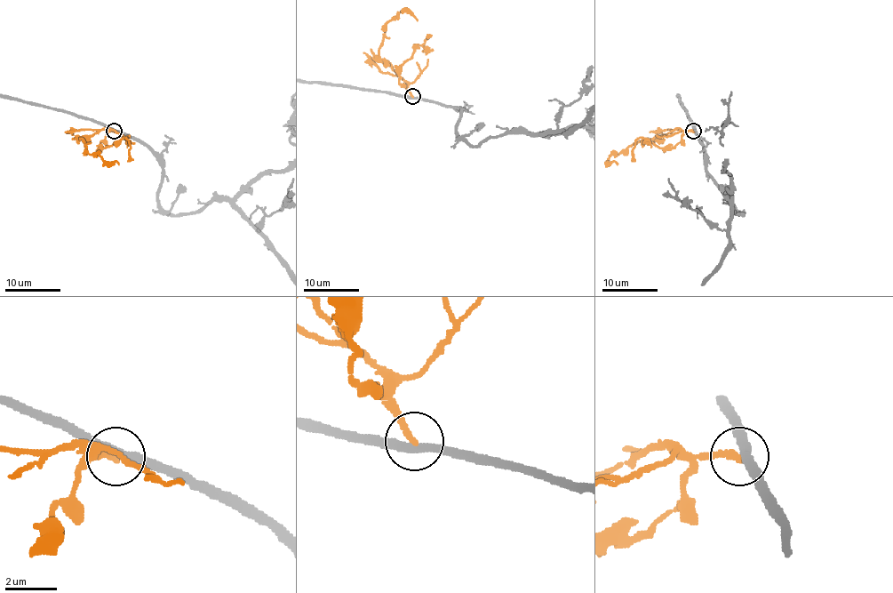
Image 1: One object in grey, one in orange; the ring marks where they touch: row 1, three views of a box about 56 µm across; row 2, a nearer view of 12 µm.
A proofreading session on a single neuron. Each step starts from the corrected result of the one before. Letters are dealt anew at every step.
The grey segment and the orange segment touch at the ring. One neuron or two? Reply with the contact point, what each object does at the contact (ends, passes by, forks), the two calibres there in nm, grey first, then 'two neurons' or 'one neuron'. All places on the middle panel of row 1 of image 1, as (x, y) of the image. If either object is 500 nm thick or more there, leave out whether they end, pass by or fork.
place (412, 96); grey passes by; orange ends; calibres 320 and 260 nm; two neurons

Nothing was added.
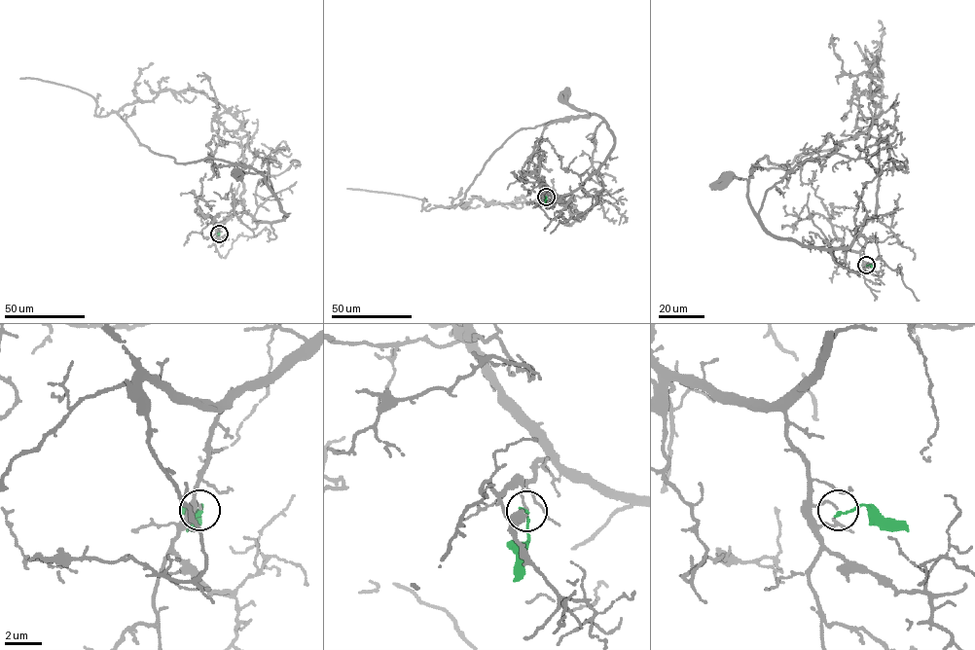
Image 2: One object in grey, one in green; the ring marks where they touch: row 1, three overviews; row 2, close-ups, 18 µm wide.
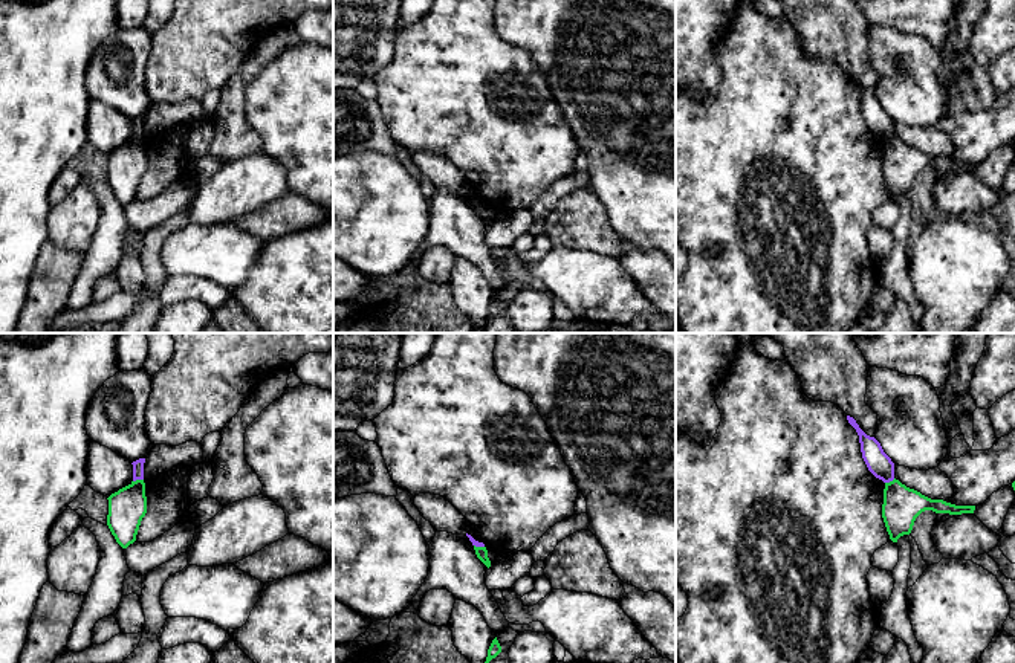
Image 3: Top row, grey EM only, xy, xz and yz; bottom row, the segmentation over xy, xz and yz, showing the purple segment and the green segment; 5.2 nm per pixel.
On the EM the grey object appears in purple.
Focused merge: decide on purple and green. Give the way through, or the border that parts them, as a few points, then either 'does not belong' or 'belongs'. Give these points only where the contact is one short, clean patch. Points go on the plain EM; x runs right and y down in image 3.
border along xy (142, 136), (133, 139); does not belong

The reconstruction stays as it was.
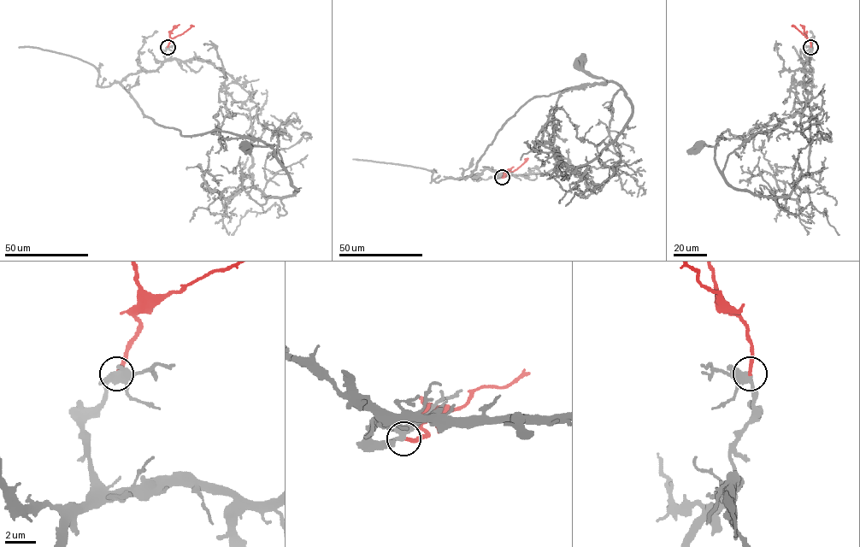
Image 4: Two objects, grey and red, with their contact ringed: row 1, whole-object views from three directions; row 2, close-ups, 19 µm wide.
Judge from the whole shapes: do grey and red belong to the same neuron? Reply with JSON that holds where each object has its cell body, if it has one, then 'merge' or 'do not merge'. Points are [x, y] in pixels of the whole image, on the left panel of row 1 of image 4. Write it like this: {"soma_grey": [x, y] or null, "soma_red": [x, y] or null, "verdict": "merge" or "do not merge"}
{"soma_grey": [245, 145], "soma_red": null, "verdict": "merge"}

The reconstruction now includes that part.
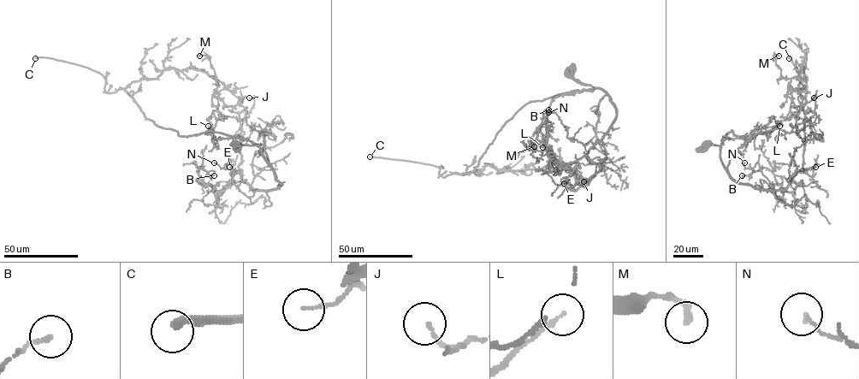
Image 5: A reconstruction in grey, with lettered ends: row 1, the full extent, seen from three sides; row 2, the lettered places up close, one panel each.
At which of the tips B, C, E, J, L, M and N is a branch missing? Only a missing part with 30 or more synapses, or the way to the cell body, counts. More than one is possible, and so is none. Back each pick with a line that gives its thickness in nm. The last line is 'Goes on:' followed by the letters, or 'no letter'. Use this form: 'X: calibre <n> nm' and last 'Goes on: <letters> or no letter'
C: calibre 260 nm
Goes on: C

